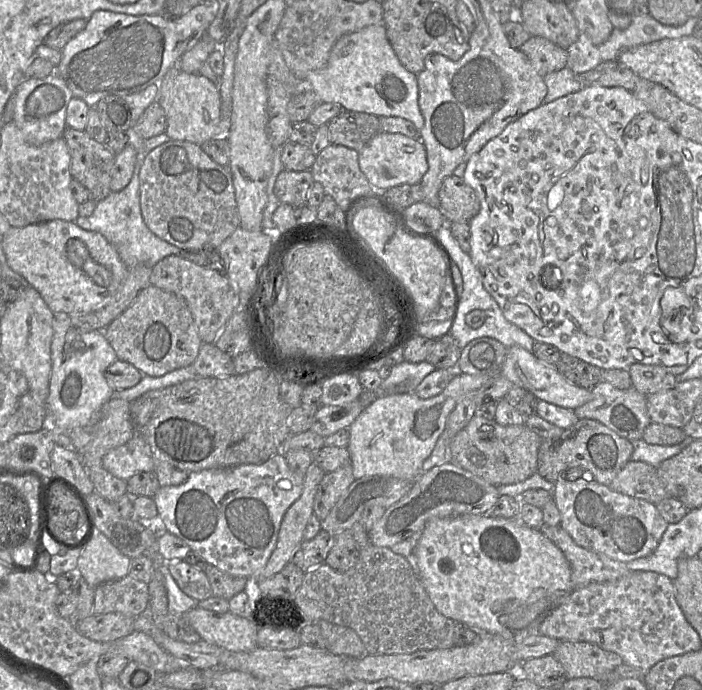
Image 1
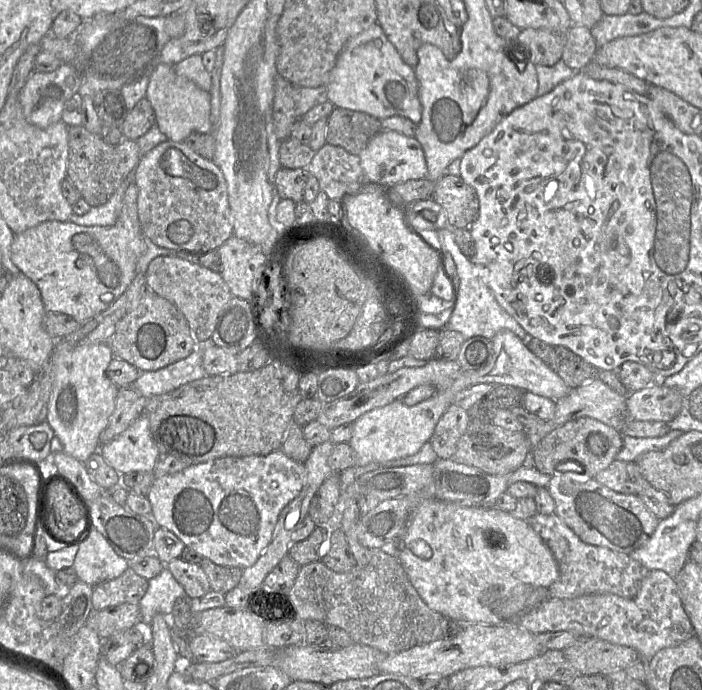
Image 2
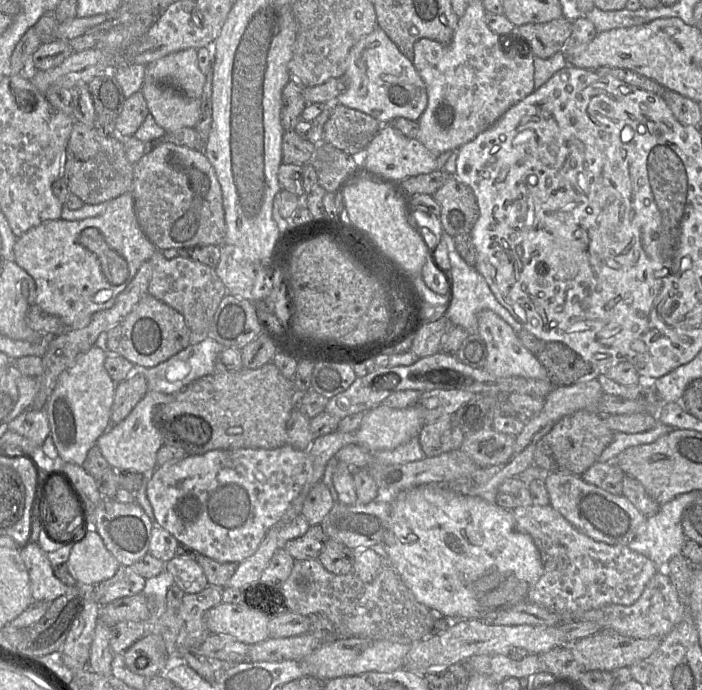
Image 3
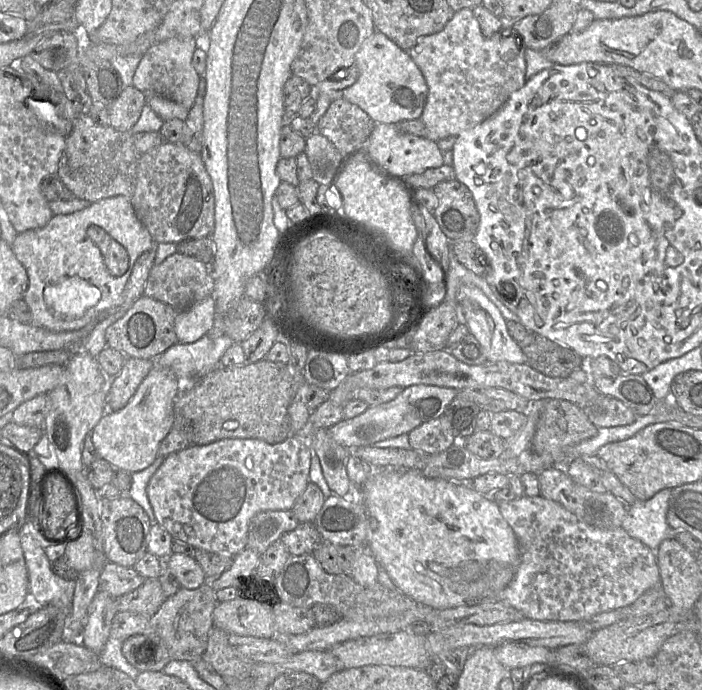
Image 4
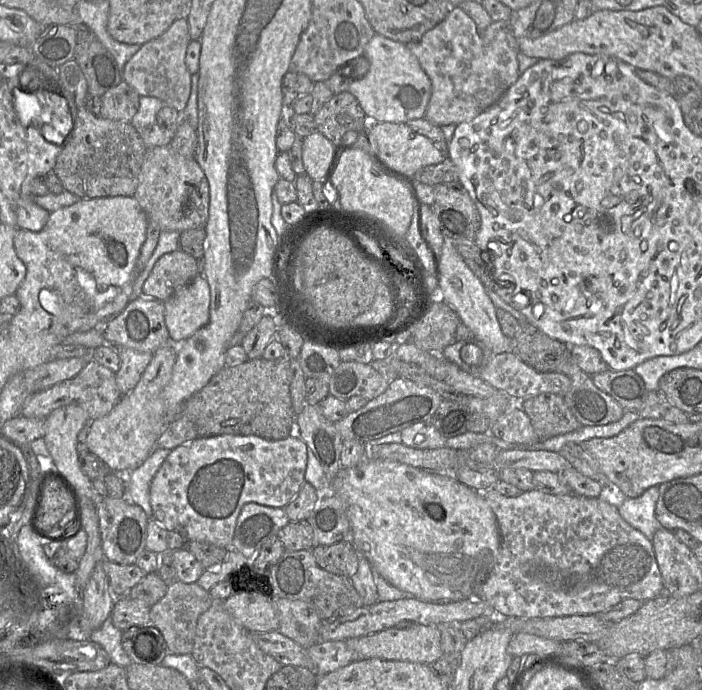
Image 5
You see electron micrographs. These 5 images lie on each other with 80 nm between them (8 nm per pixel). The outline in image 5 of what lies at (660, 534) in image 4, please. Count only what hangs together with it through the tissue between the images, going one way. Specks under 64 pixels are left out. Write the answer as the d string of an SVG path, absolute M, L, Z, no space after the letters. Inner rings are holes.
M653 486L647 489L637 498L628 498L623 494L616 494L619 497L617 510L621 517L650 541L655 532L661 528L655 516L655 507L659 496L658 487Z

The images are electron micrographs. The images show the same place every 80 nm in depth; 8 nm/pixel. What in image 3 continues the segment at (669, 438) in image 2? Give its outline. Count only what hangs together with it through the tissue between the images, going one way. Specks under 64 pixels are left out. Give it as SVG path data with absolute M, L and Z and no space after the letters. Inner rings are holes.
M658 423L657 426L647 432L637 434L626 434L622 432L614 432L613 440L609 446L603 451L598 461L614 462L615 458L624 450L632 446L643 444L651 444L661 436L673 431L674 428Z

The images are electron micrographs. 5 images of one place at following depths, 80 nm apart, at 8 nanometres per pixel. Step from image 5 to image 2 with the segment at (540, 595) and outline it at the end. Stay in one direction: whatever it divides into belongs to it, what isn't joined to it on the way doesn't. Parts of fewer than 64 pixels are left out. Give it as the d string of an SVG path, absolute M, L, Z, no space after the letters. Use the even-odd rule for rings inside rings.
M535 514L526 520L553 553L559 568L558 579L550 586L550 598L572 599L590 594L614 594L632 599L649 571L628 554L584 543L557 514Z

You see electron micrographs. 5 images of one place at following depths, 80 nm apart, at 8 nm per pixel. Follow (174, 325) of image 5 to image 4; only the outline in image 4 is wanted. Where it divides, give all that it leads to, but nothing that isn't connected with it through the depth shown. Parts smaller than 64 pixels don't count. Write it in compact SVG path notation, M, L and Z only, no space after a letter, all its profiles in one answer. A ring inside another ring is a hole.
M212 296L178 311L175 318L178 343L194 343L207 335L213 328L215 313L216 305Z

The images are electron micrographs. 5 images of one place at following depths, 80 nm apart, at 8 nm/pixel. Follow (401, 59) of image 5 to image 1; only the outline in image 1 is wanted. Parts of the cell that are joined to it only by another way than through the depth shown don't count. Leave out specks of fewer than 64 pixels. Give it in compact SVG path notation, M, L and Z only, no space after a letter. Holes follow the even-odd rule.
M371 25L341 36L334 44L327 64L305 76L305 84L321 102L339 104L344 110L363 112L377 117L400 117L411 121L417 130L424 126L424 118L419 107L417 75L408 71L399 61L390 45L384 25Z

